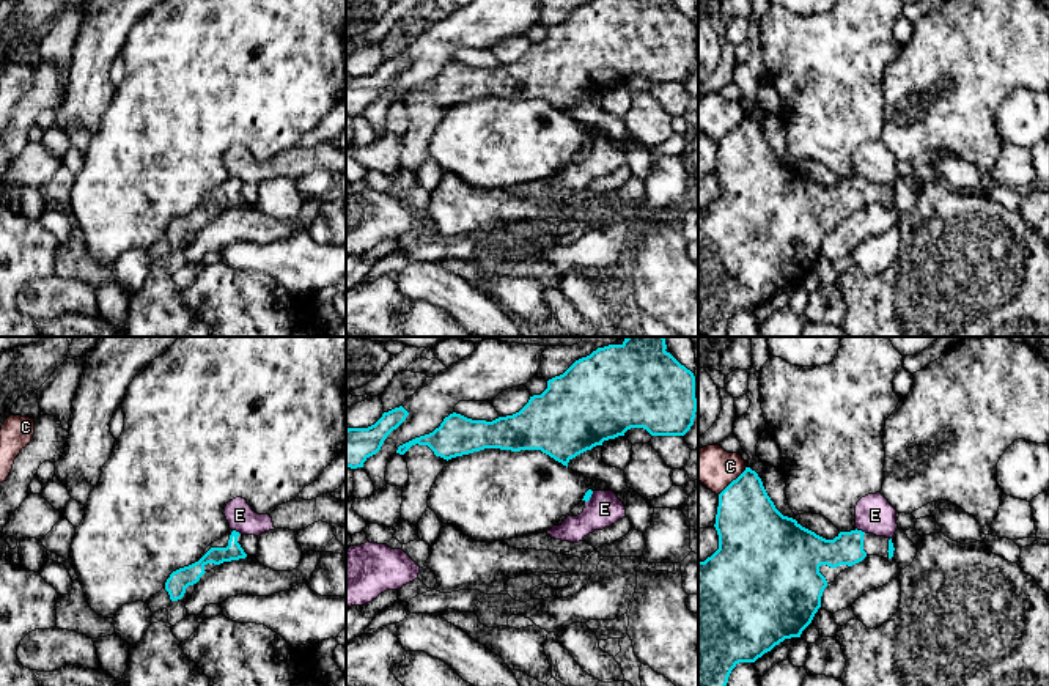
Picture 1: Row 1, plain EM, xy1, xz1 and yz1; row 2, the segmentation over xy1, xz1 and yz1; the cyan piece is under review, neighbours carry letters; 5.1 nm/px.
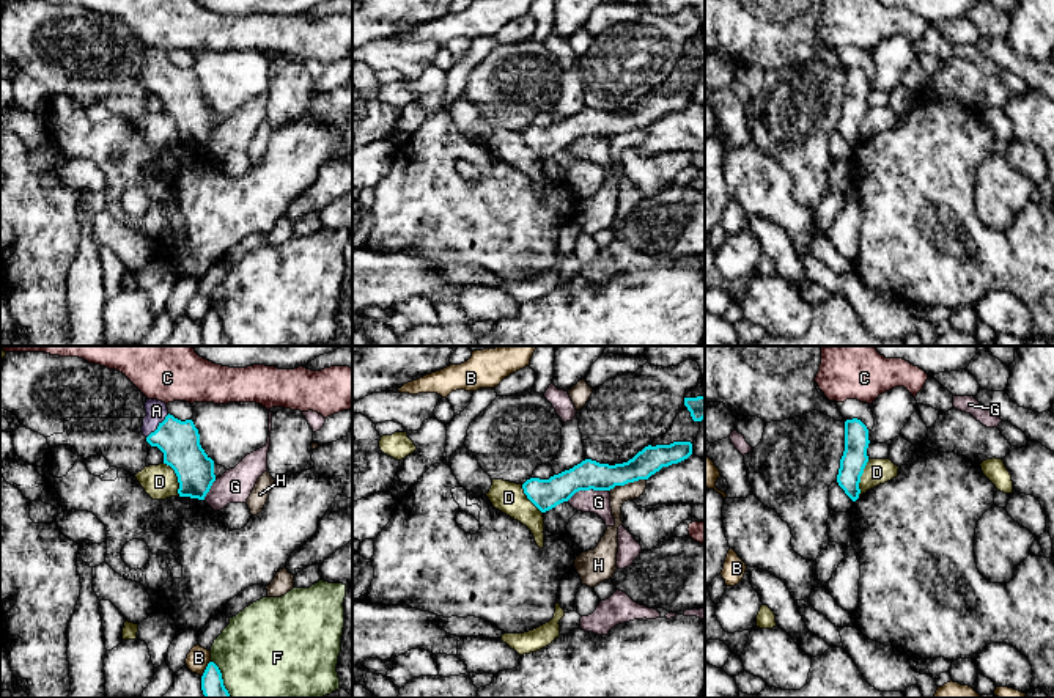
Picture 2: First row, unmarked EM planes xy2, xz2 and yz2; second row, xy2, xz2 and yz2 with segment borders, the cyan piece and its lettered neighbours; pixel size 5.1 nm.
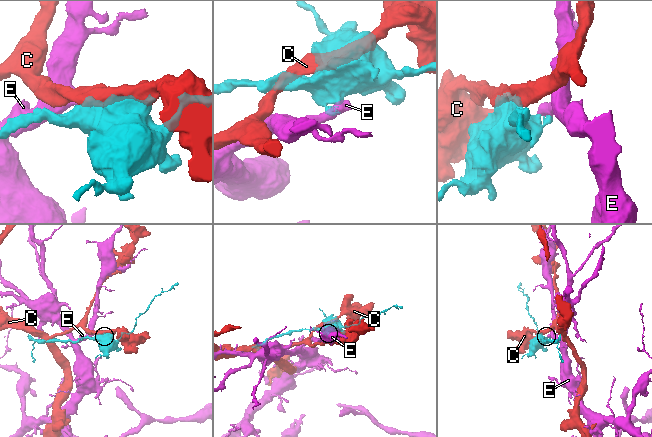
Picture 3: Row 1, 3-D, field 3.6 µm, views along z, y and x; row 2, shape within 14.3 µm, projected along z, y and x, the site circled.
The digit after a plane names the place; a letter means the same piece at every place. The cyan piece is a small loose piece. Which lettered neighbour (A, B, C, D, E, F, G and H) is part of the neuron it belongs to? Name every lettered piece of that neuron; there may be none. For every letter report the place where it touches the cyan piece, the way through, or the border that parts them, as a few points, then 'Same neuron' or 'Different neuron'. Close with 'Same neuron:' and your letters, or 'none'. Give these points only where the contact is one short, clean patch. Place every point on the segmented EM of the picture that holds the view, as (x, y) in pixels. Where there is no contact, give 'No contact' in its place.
A: Touches cyan at xy2 (158, 426). Path across: xy2 (180, 440), (158, 426), (156, 411). Same neuron
B: Touches cyan at xy2 (206, 668). Boundary: xy2 (210, 661), (202, 676). Different neuron
C: Touches cyan at yz1 (733, 480). Different neuron
D: Touches cyan at yz2 (859, 478). Different neuron
E: Touches cyan at yz1 (861, 531). Different neuron
F: Touches cyan at xy2 (222, 679). Different neuron
G: Touches cyan at xz2 (587, 489). Boundary: xz2 (608, 489), (579, 489), (567, 500). Different neuron
H: Touches cyan at xz2 (626, 483). Different neuron
Same neuron: A

